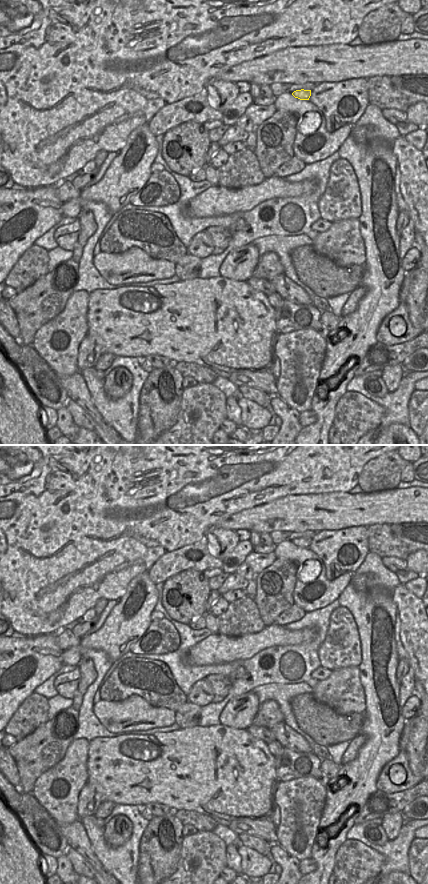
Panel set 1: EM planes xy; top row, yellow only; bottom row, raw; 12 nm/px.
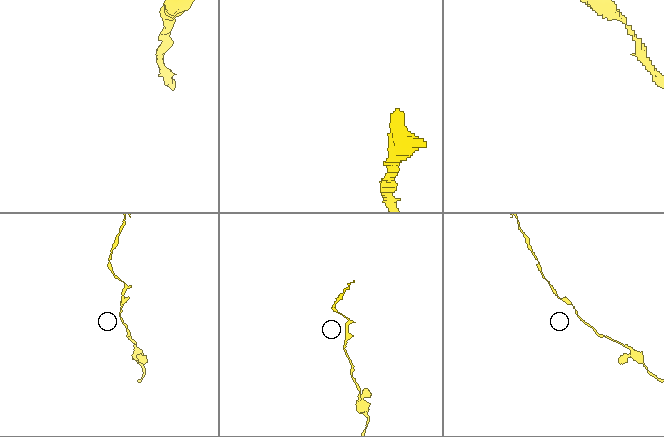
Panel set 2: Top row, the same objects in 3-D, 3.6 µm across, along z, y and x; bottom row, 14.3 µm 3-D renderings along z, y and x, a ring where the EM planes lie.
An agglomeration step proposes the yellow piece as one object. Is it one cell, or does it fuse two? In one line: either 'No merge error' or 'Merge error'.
No merge error.

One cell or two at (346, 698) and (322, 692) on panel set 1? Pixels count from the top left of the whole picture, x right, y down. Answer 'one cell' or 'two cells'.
one cell

